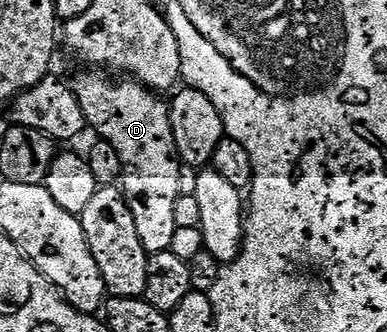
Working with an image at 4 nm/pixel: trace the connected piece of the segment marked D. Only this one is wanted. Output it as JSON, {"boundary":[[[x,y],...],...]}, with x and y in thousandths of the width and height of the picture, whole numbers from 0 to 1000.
{"boundary":[[[225,217],[235,223],[204,223],[189,247],[189,277],[209,313],[209,337],[225,352],[227,383],[248,392],[264,425],[292,434],[302,446],[302,470],[318,485],[318,533],[313,569],[328,590],[328,611],[344,639],[344,663],[354,663],[354,711],[364,711],[364,735],[380,753],[382,768],[439,753],[447,735],[447,699],[452,666],[447,663],[447,627],[457,627],[457,602],[468,581],[463,563],[463,512],[468,491],[460,464],[452,461],[452,425],[447,422],[447,386],[442,383],[442,337],[429,304],[419,307],[403,274],[377,262],[367,247],[346,241],[307,241],[295,259],[279,226],[266,217]]]}

